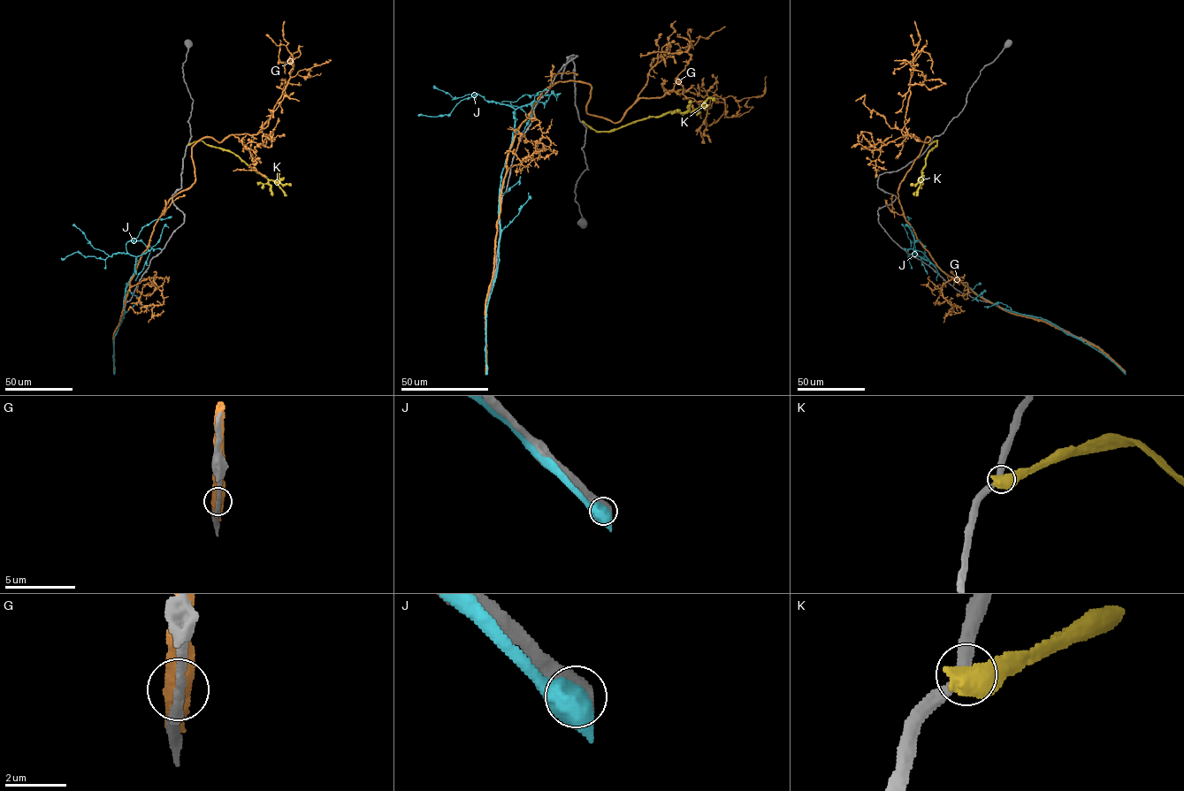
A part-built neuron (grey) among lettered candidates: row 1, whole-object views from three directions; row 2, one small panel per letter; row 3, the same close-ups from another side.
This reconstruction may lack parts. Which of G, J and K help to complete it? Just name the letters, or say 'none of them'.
none of them

